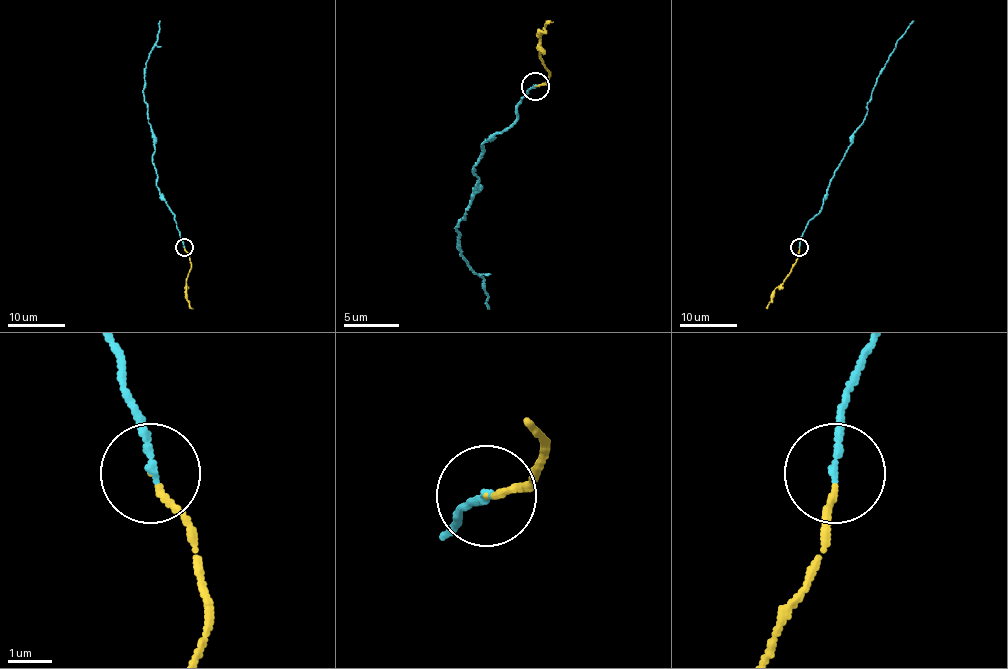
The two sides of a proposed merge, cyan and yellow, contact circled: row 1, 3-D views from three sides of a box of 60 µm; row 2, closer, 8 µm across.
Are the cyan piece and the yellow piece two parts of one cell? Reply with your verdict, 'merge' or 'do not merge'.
merge

